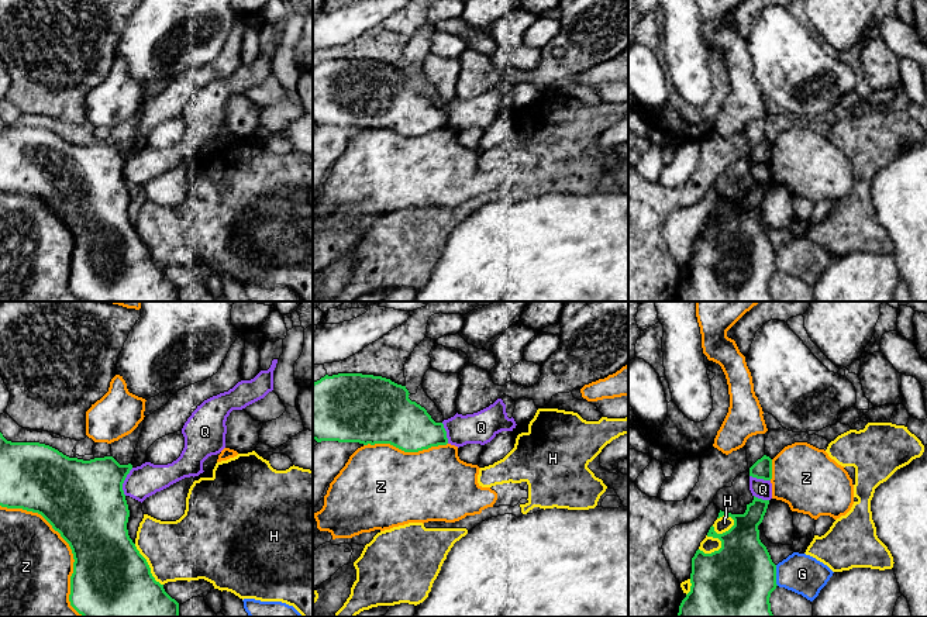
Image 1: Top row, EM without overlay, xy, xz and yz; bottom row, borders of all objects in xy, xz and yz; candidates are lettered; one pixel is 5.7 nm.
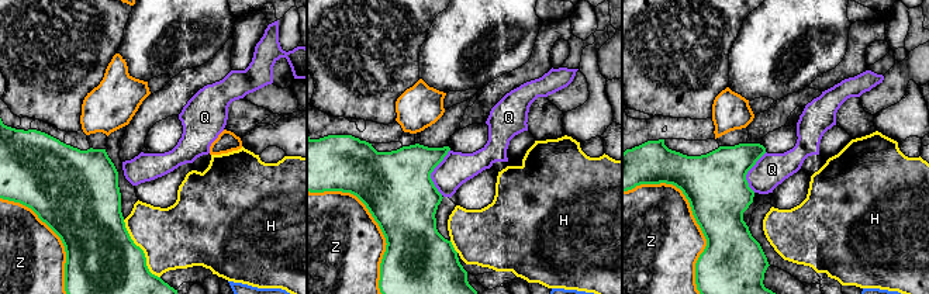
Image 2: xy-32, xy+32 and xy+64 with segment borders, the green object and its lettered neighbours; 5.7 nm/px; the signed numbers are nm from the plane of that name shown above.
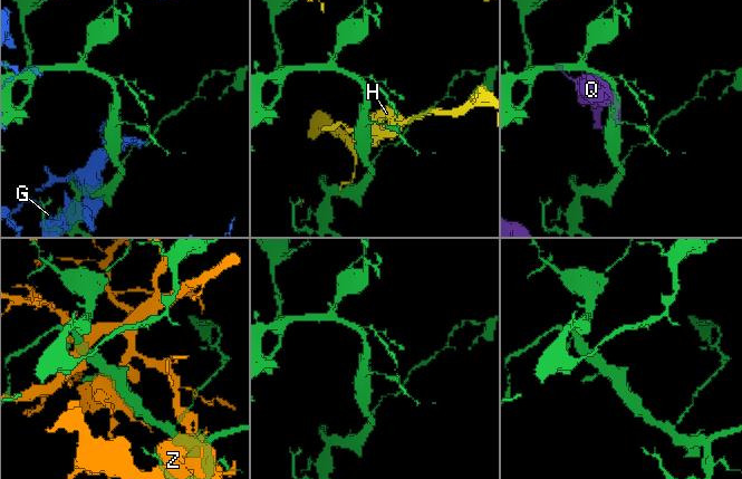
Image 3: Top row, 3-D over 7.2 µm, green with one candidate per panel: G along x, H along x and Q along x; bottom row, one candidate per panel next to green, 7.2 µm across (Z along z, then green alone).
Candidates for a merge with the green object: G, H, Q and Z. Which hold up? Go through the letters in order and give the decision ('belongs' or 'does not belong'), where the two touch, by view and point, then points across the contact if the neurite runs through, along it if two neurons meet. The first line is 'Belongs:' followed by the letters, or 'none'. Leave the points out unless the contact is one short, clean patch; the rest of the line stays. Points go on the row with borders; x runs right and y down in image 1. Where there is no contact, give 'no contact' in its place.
Belongs: none
G: does not belong; meets green in yz at (775, 575)
H: does not belong; meets green in yz at (723, 533)
Q: does not belong; meets green in xy at (123, 482); border along xy (133, 468), (123, 483), (124, 495)
Z: does not belong; meets green in xy at (71, 547)

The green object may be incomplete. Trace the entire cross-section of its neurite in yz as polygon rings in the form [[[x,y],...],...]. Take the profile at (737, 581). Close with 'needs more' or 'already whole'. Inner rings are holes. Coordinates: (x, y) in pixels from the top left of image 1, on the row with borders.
[[[754,496],[744,514],[718,513],[734,520],[734,525],[717,534],[711,525],[707,537],[718,538],[721,548],[711,554],[697,549],[692,558],[690,592],[679,606],[678,617],[773,617],[769,597],[776,589],[776,565],[759,540],[758,525],[762,523],[769,500]]]; already whole

